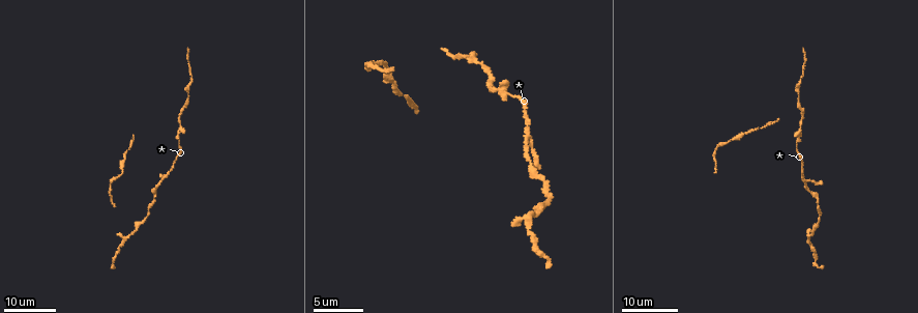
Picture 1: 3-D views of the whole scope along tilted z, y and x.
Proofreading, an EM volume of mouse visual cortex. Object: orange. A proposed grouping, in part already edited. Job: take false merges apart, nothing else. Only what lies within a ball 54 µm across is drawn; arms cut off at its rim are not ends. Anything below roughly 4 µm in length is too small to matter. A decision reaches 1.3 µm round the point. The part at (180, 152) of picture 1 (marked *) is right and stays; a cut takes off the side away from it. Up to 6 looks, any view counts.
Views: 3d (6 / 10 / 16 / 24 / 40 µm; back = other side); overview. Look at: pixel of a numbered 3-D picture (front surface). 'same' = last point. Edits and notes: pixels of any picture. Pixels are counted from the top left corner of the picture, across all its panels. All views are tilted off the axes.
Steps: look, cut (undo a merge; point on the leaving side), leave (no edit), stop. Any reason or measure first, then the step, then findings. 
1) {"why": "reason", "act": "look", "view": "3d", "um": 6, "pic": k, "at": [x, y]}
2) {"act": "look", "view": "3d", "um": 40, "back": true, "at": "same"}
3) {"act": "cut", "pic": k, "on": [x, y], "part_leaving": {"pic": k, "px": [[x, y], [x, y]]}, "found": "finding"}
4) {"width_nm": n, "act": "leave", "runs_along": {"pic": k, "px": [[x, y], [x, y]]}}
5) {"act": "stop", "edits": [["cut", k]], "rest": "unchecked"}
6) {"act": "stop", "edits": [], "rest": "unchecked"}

{"why": "thick turns thin", "act": "look", "view": "3d", "um": 24, "pic": 1, "at": [734, 138]}

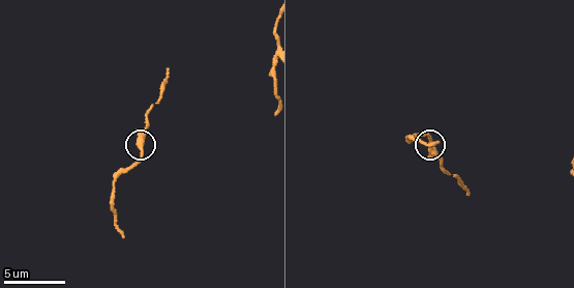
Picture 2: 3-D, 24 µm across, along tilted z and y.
{"why": "zoom in", "act": "look", "view": "3d", "um": 6, "pic": 2, "at": [141, 147]}

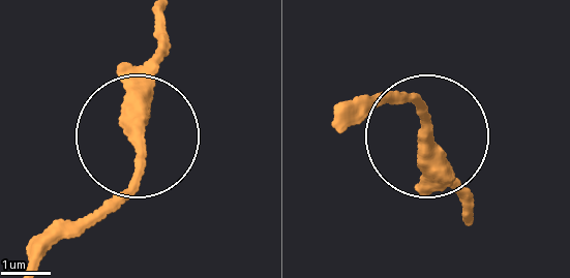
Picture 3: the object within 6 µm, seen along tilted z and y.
{"why": "other side", "act": "look", "view": "3d", "um": 6, "back": true, "pic": 3, "at": [427, 136]}

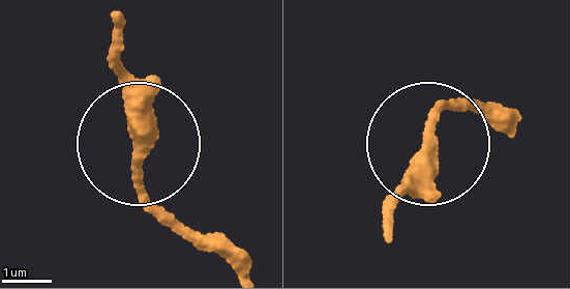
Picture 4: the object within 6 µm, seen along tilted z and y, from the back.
{"act": "leave", "found": "one neuron here"}

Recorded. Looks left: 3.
{"act": "look", "view": "3d", "um": 24, "pic": 1, "at": [126, 236]}

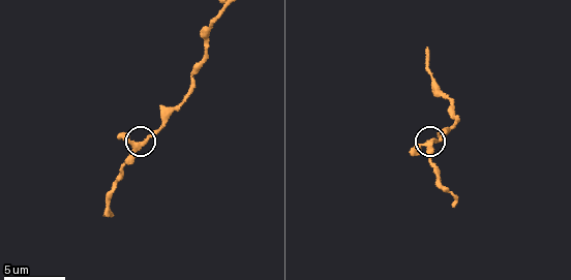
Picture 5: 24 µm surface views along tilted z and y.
{"act": "look", "view": "3d", "um": 10, "pic": 5, "at": [140, 146]}

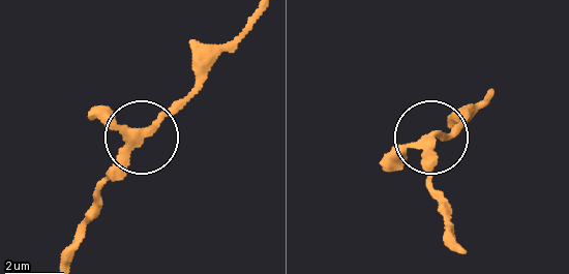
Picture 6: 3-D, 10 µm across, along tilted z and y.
{"arms": 3, "act": "leave", "runs_along": {"pic": 6, "px": [[256, 12], [96, 192]]}, "found": "one neuron here"}

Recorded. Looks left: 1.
{"act": "stop", "edits": [], "rest": "unchecked"}

